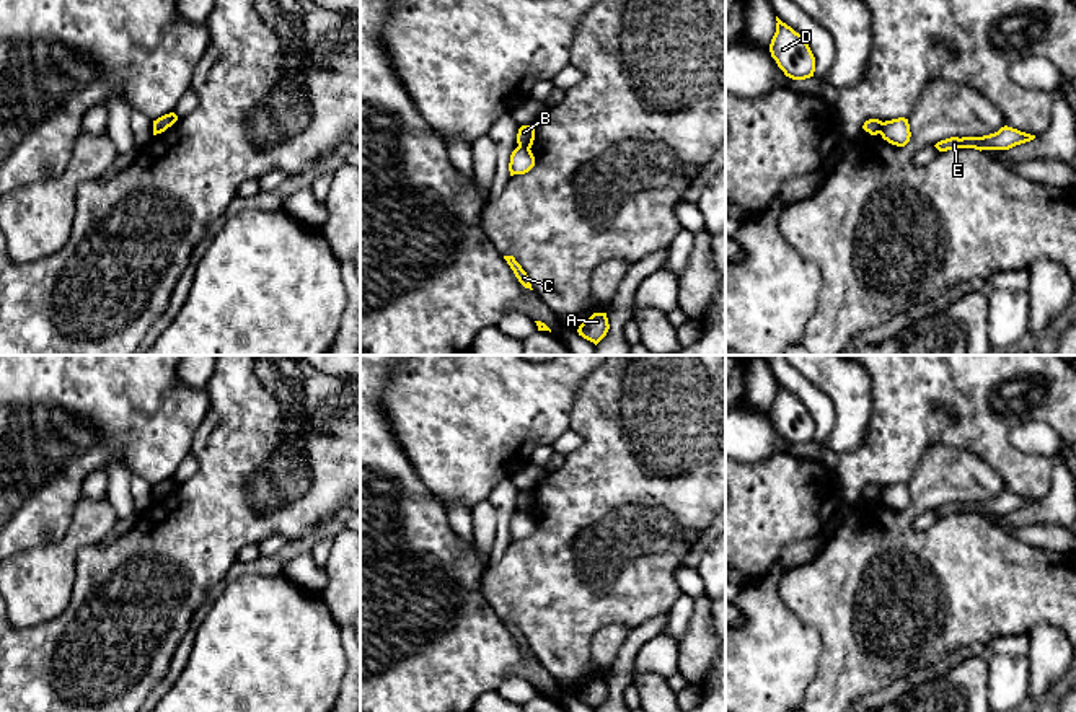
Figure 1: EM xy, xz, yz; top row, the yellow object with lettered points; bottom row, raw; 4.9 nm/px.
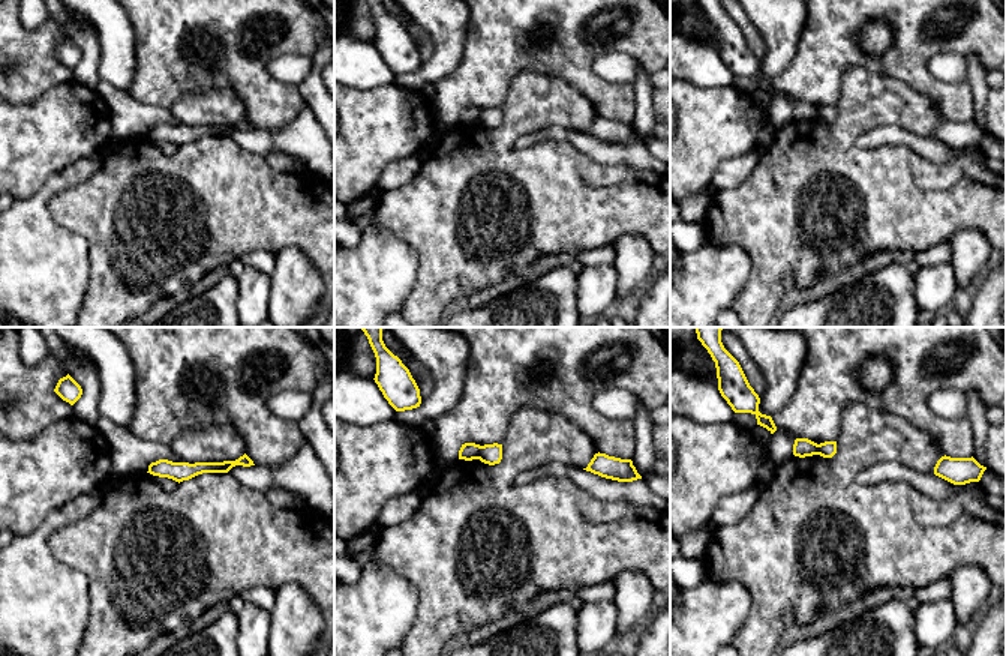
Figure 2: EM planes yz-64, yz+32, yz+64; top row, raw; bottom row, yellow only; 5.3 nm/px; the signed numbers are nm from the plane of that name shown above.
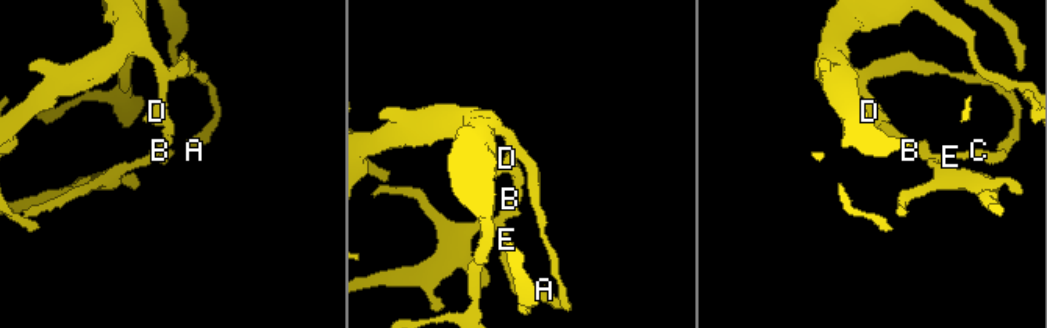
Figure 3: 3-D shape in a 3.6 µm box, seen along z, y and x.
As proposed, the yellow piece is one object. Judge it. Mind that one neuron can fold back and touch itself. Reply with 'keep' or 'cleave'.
cleave

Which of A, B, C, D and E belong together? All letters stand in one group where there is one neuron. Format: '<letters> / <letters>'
A B D / C E

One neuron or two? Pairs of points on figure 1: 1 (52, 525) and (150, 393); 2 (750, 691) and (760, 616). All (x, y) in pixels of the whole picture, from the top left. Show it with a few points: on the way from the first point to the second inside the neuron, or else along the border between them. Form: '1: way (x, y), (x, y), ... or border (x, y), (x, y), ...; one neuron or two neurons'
1: way (52, 492), (118, 426); one neuron
2: way (755, 673), (760, 668), (760, 634); one neuron

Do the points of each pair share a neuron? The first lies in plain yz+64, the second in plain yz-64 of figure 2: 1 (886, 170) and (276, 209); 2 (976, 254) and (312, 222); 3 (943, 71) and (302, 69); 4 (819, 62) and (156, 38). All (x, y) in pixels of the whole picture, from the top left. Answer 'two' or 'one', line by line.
1: one
2: two
3: one
4: one

